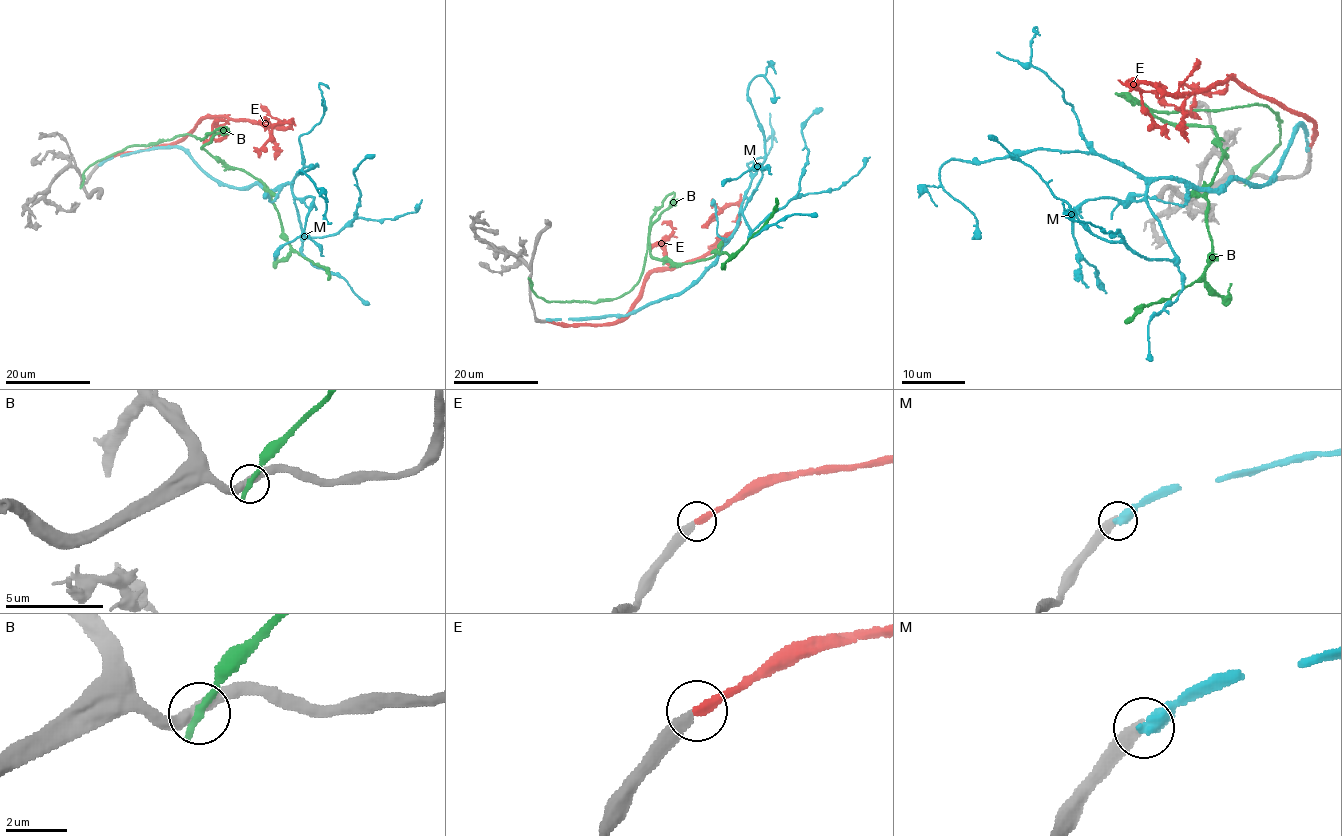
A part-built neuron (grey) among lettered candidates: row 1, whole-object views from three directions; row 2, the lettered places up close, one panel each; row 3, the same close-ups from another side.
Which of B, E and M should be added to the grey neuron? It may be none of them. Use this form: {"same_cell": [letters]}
{"same_cell": ["E"]}

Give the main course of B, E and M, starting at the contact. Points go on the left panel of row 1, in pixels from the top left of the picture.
B: (82, 184), (99, 161), (131, 146), (226, 128), (202, 149), (266, 187), (283, 238), (329, 278)
E: (100, 164), (122, 153), (170, 145), (206, 117), (288, 127), (292, 120), (278, 122), (272, 129), (259, 157)
M: (99, 165), (180, 147), (223, 183), (288, 183), (303, 235), (324, 237), (351, 225), (353, 170), (375, 154)

